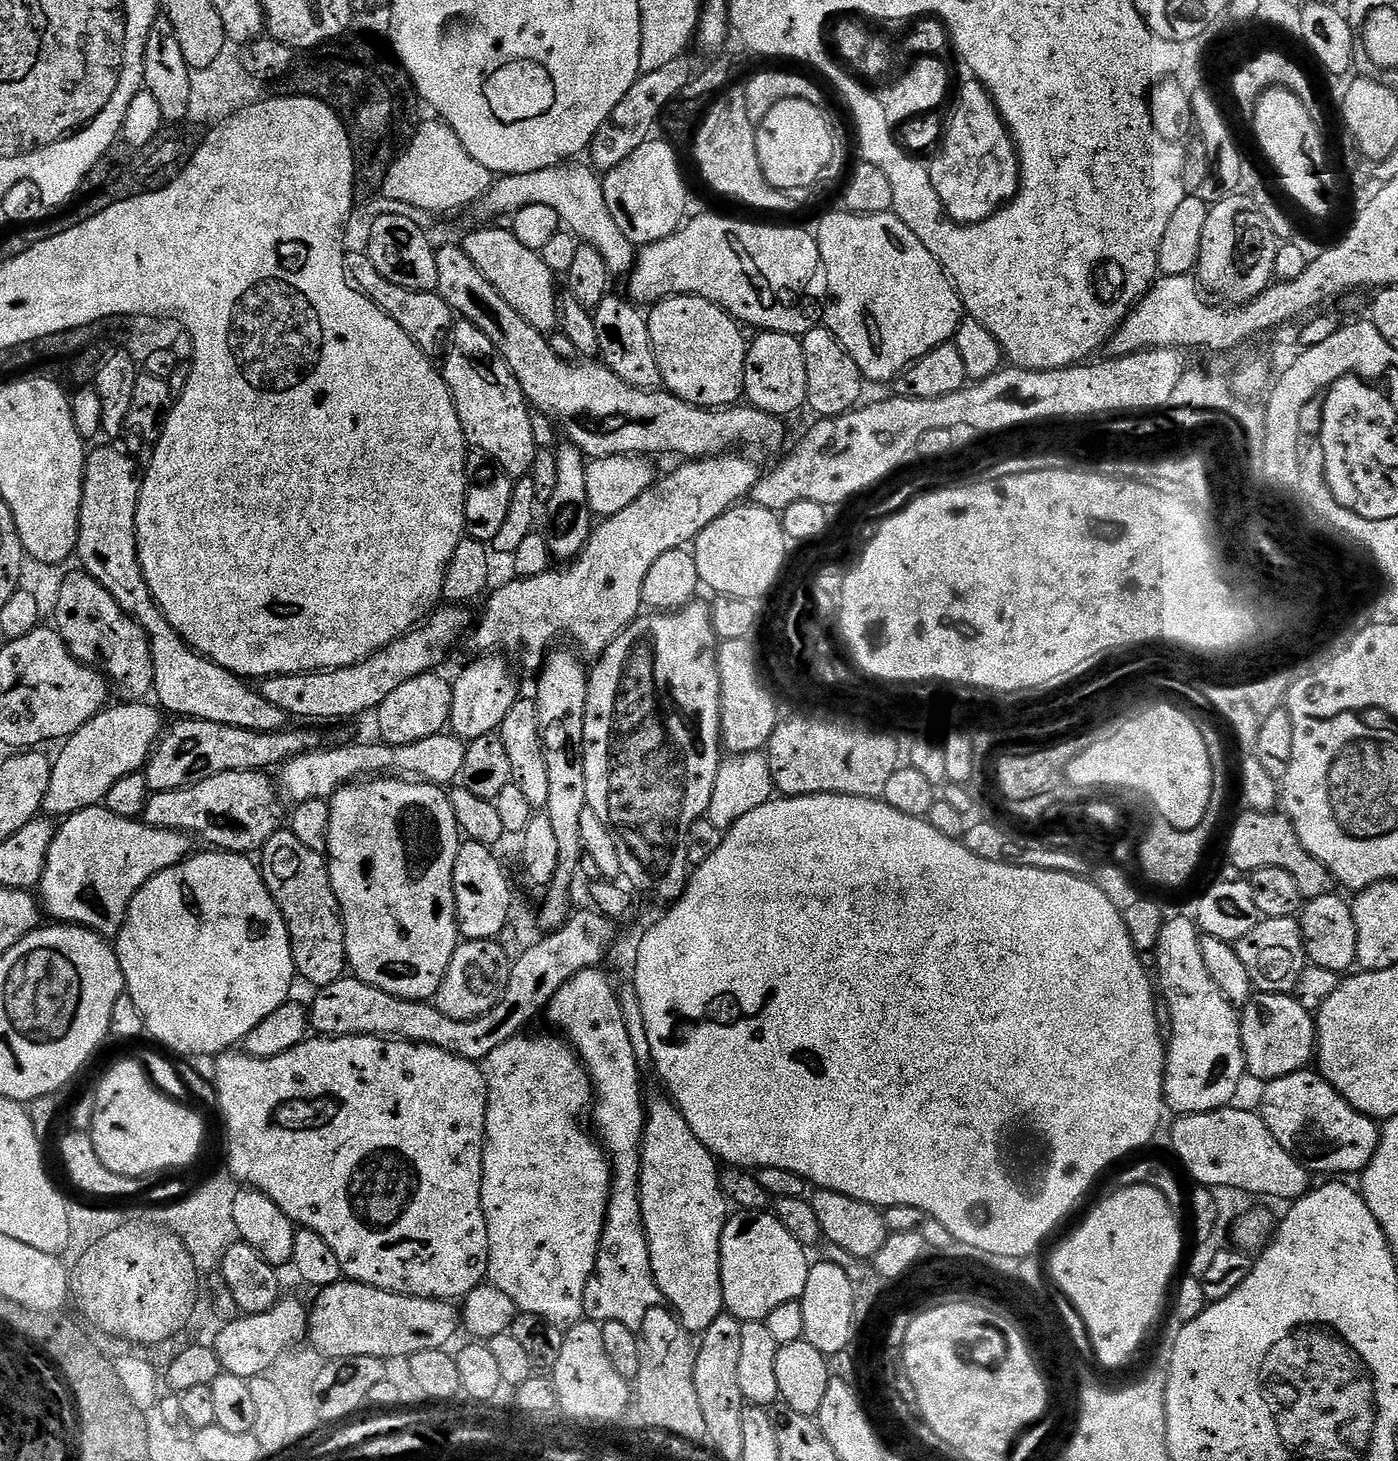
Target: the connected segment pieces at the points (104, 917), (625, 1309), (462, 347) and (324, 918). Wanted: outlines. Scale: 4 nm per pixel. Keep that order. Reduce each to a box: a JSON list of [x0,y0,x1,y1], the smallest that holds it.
[[38,806,188,938],[546,967,662,1330],[442,323,538,478],[258,830,348,990]]

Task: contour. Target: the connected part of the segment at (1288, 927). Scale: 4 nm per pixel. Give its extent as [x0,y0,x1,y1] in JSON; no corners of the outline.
[1234,916,1306,993]

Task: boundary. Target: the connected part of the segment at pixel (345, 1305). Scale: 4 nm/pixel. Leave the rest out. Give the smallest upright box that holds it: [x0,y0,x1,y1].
[307,1278,458,1362]

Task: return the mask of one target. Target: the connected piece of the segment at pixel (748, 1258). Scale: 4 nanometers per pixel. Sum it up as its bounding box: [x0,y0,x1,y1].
[720,1211,810,1322]

